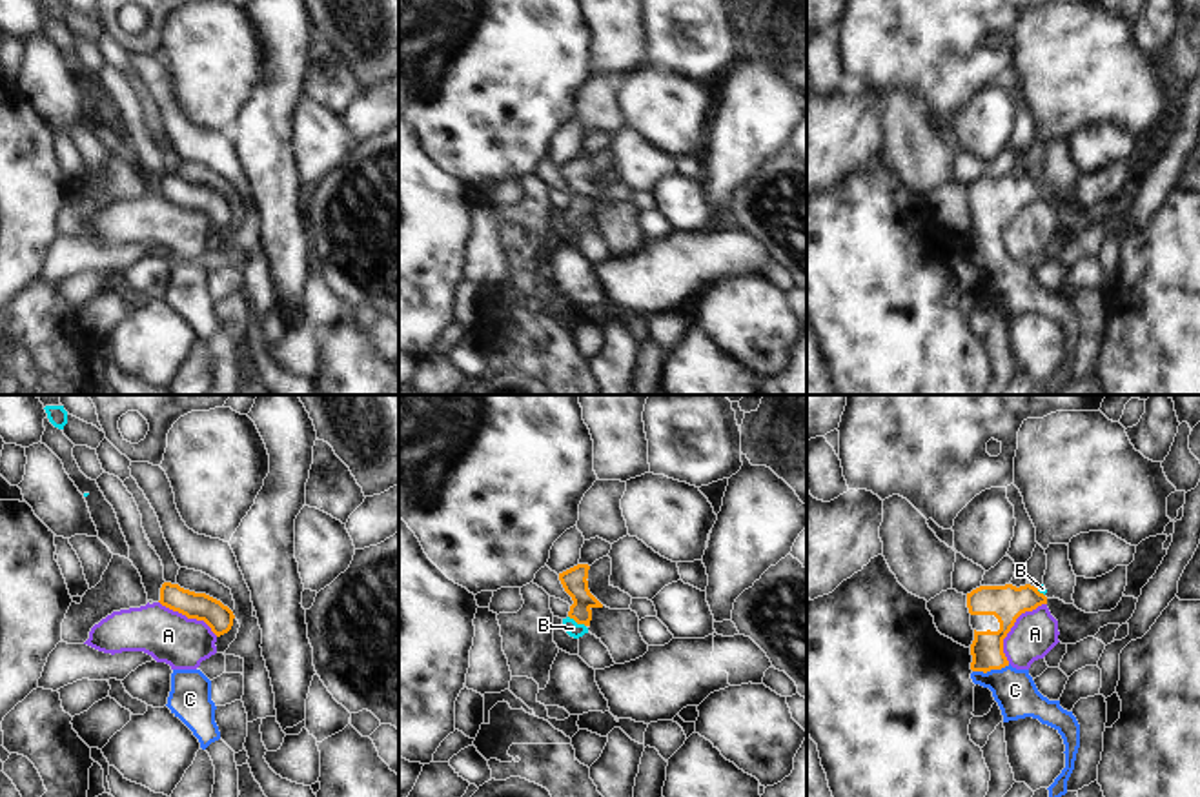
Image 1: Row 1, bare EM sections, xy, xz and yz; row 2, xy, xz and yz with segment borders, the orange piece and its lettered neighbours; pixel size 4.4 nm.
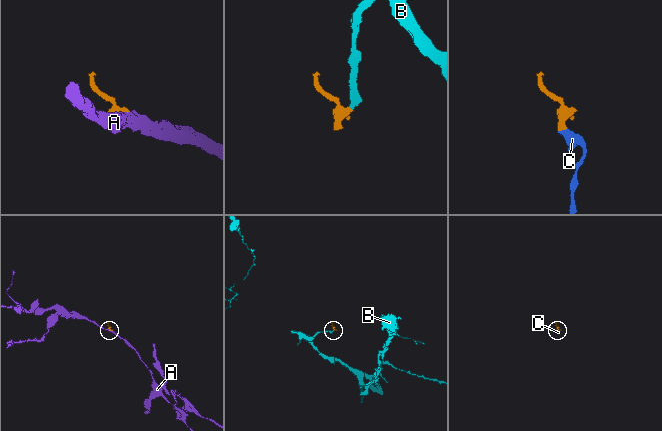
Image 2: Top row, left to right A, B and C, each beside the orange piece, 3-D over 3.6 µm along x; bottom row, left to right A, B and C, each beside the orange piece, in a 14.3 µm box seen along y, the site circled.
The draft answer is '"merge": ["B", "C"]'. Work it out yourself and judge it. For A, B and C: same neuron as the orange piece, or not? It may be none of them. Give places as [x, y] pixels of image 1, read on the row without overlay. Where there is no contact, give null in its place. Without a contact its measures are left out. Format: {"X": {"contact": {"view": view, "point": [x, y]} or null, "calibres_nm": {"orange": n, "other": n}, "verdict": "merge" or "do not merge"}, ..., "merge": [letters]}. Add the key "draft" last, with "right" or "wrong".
{"A": {"contact": {"view": "yz", "point": [1013, 217]}, "calibres_nm": {"orange": 160, "other": 200}, "verdict": "do not merge"}, "B": {"contact": {"view": "xz", "point": [578, 215]}, "calibres_nm": {"orange": 110, "other": 70}, "verdict": "merge"}, "C": {"contact": {"view": "yz", "point": [991, 261]}, "calibres_nm": {"orange": 140, "other": 190}, "verdict": "merge"}, "merge": ["B", "C"], "draft": "right"}

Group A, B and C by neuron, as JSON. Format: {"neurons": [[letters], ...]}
{"neurons": [["A"], ["B", "C"]]}

